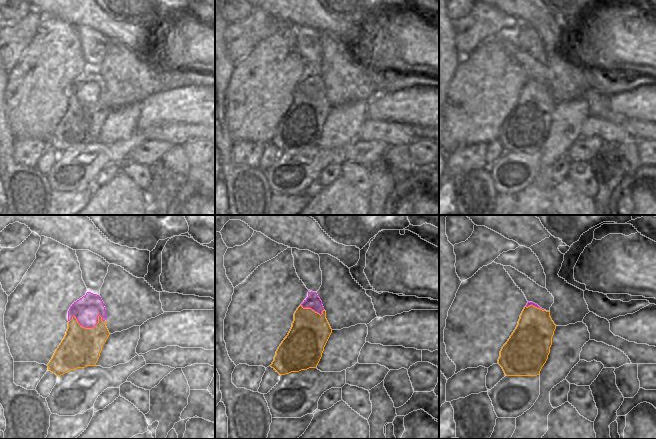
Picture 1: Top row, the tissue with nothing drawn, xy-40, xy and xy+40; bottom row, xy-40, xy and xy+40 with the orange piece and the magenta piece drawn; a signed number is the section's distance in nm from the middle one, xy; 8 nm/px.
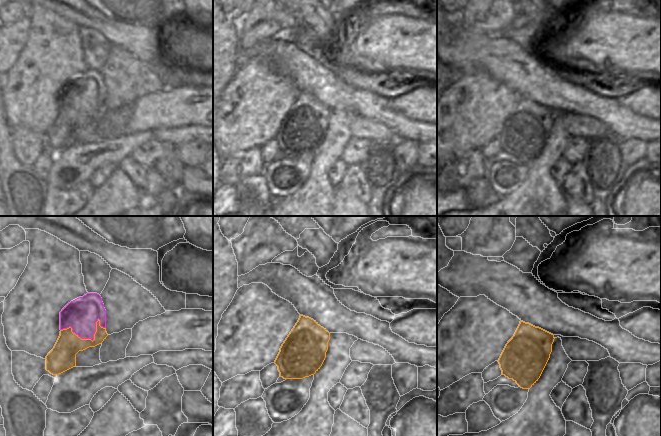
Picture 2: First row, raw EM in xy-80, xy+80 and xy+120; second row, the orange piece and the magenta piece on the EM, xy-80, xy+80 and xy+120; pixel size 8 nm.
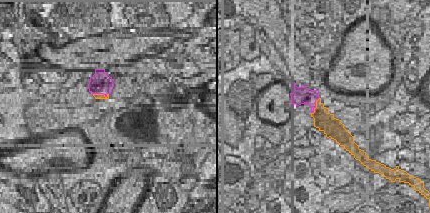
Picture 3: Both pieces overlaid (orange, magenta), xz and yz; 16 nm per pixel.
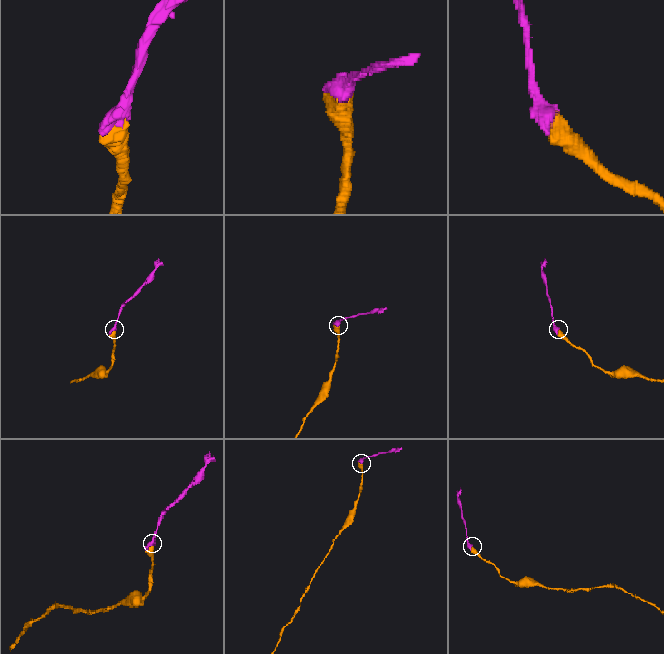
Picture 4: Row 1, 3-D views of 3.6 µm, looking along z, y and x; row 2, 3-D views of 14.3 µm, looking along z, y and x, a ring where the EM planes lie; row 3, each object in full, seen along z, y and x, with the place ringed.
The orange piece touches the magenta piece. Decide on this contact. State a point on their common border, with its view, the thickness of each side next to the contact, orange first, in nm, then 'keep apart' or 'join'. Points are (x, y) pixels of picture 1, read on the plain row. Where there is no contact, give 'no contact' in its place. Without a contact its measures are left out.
contact xy-40 (89, 104); calibres 320 and 200 nm; join

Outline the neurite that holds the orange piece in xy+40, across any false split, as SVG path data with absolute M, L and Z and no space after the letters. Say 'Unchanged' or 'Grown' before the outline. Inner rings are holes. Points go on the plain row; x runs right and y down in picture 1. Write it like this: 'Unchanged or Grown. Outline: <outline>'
Grown. Outline: M528 78L516 105L500 127L498 140L505 151L539 151L548 135L555 105L550 88Z

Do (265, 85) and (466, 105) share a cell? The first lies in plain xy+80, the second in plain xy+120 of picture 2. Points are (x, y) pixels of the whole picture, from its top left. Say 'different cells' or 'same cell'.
same cell

